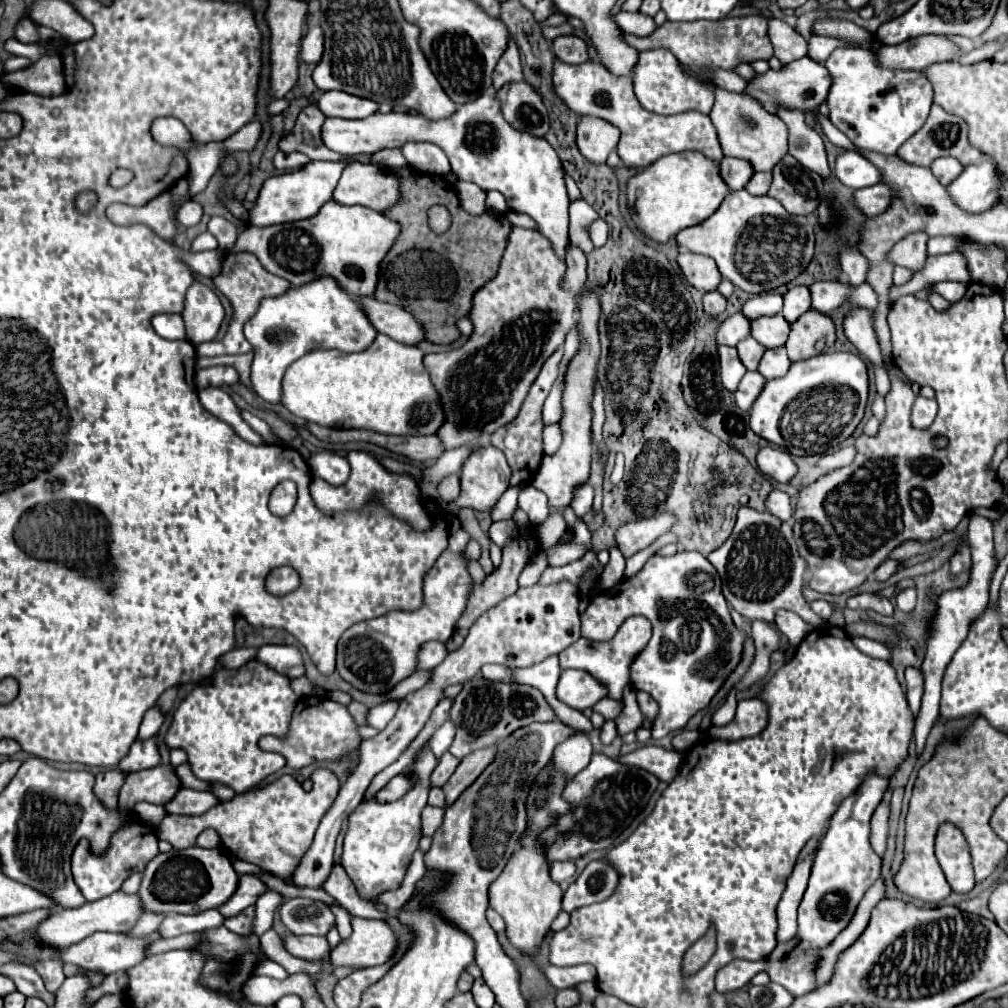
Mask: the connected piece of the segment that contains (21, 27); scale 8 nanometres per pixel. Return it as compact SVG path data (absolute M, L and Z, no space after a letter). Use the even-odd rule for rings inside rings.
M29 18L23 20L23 22L19 22L17 28L15 28L15 36L17 36L17 40L21 40L21 42L33 42L34 35L38 34L35 24L31 22Z

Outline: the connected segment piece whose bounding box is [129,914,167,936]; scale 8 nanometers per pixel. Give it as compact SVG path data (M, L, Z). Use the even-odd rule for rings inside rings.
M143 914L141 920L135 924L135 928L129 934L133 934L133 936L139 936L143 932L149 934L149 932L153 932L153 930L159 928L159 924L165 920L165 916L167 914Z

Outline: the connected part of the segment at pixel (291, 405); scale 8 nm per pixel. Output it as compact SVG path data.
M379 334L367 350L357 354L345 354L337 350L315 350L295 360L283 378L281 404L293 416L327 428L365 428L379 434L423 436L435 434L437 428L443 424L441 400L433 384L429 382L429 374L423 370L423 352L415 346L399 344L397 340L385 334Z

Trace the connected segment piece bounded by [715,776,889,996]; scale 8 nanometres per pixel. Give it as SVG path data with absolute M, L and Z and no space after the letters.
M867 776L859 790L849 796L839 810L829 820L829 828L815 852L809 886L799 906L799 930L797 930L797 946L786 947L786 942L778 944L773 952L759 962L749 960L733 960L717 972L715 990L731 992L743 988L751 982L751 978L765 970L771 982L785 986L793 996L807 994L815 988L815 954L817 948L833 942L833 938L849 924L855 914L857 904L869 886L879 878L881 858L869 844L869 820L875 808L881 802L881 796L887 788L887 780L881 776Z

